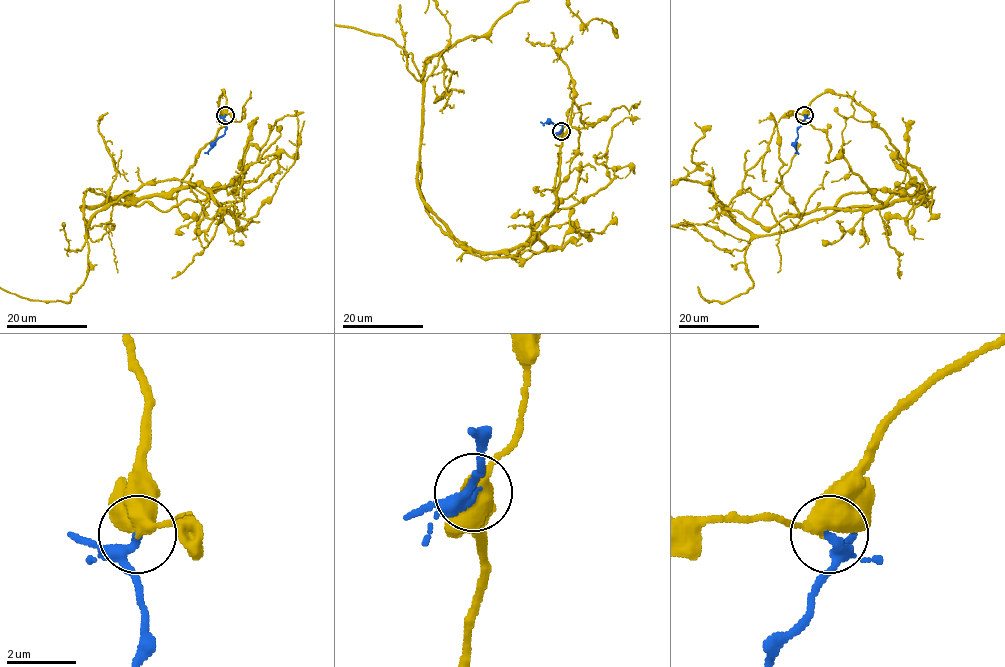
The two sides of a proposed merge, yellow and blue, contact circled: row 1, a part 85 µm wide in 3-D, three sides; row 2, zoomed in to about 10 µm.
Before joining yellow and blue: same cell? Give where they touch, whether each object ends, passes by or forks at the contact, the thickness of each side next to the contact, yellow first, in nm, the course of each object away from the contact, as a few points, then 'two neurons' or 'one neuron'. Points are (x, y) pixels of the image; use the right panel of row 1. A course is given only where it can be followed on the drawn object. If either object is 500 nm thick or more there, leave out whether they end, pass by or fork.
(804, 115) | 500/240 nm | blue via (804, 115), (794, 153) | one neuron

